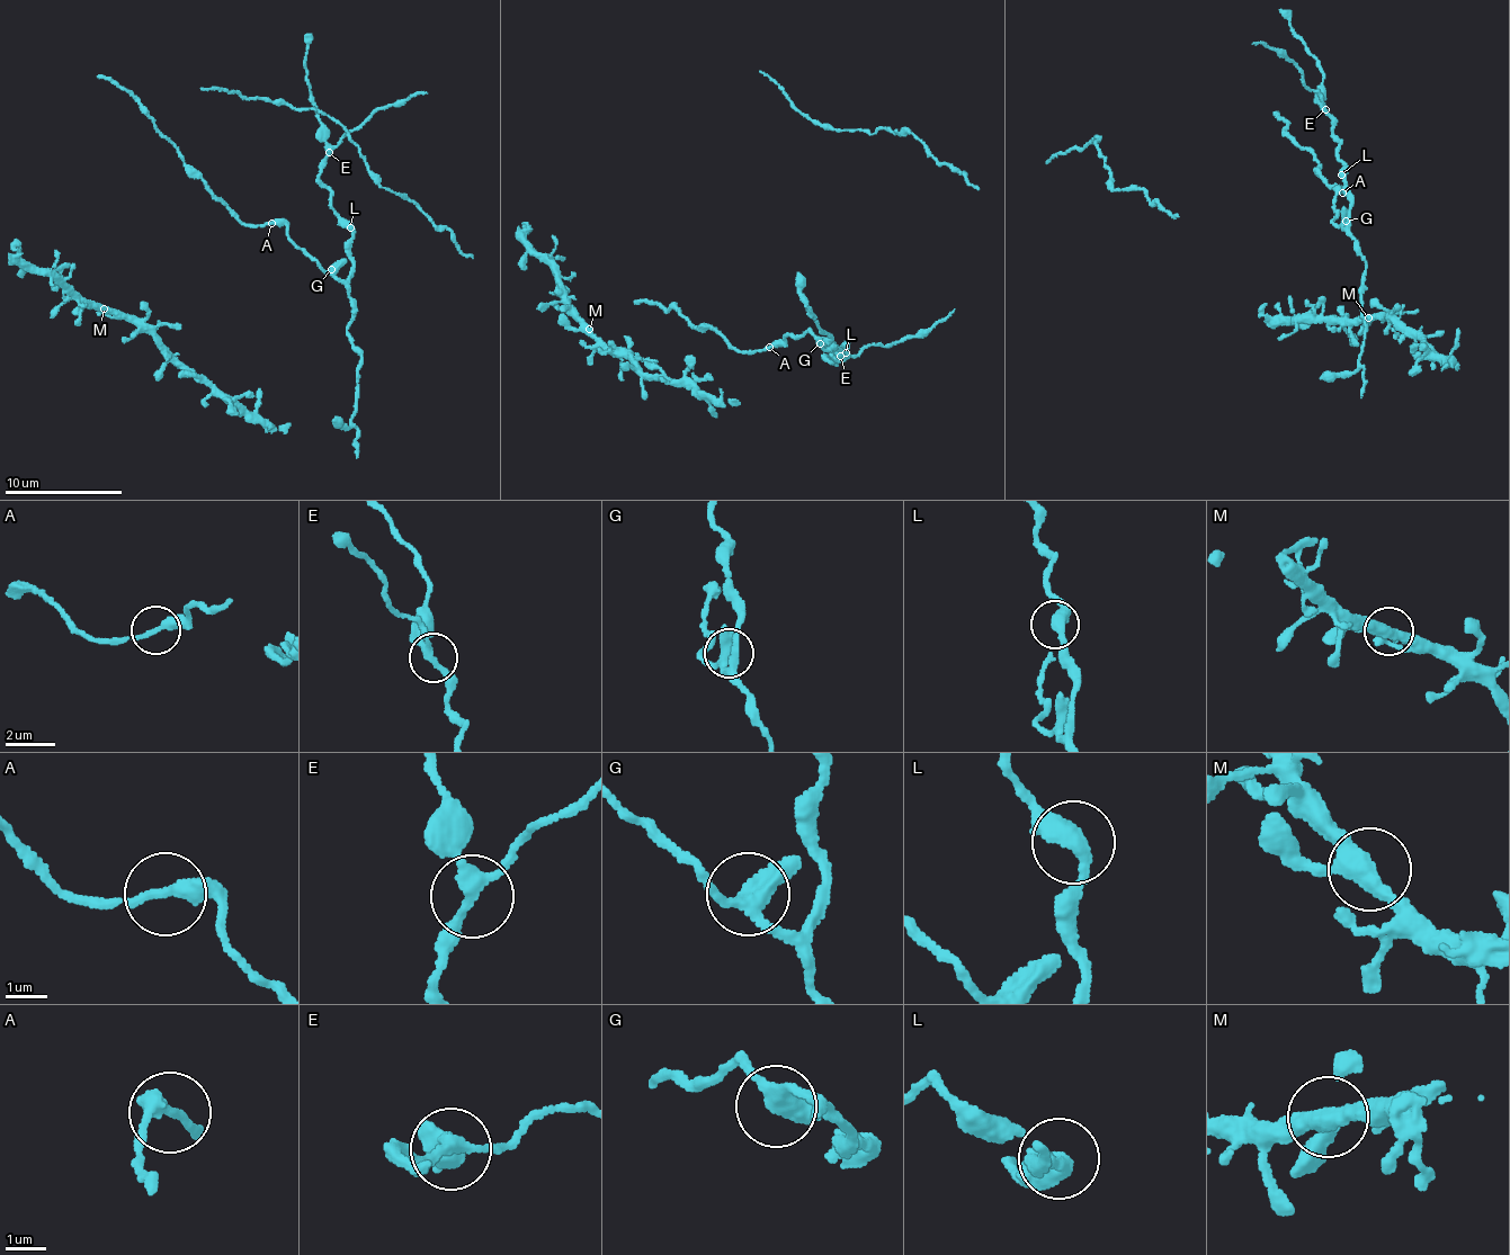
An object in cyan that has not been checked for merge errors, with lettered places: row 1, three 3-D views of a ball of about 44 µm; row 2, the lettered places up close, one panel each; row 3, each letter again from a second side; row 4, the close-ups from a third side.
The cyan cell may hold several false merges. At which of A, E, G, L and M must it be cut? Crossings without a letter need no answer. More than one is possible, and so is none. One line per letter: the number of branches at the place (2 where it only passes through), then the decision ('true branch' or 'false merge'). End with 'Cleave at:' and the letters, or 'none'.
A: 2 | true branch
E: 3 | true branch
G: 3 | true branch
L: 2 | true branch
M: 3 | true branch
Cleave at: none

